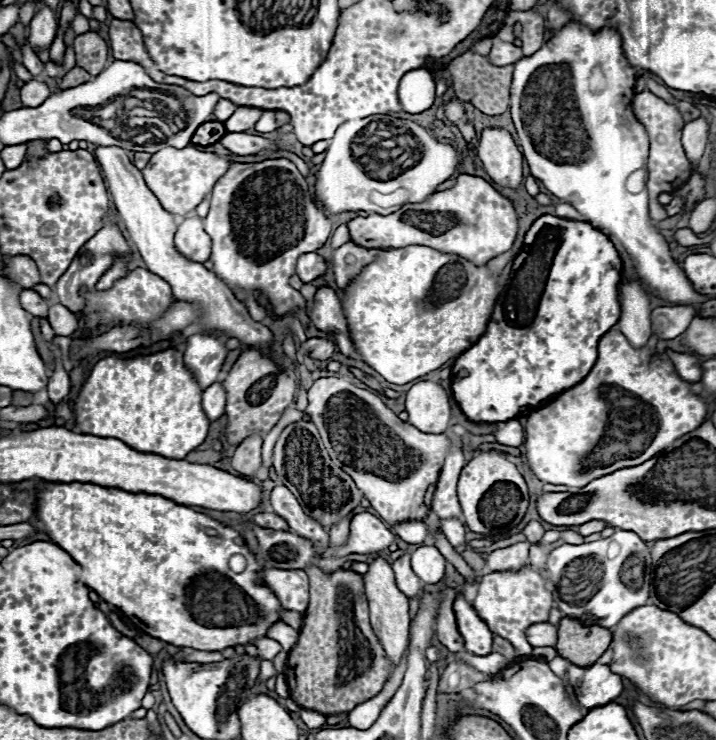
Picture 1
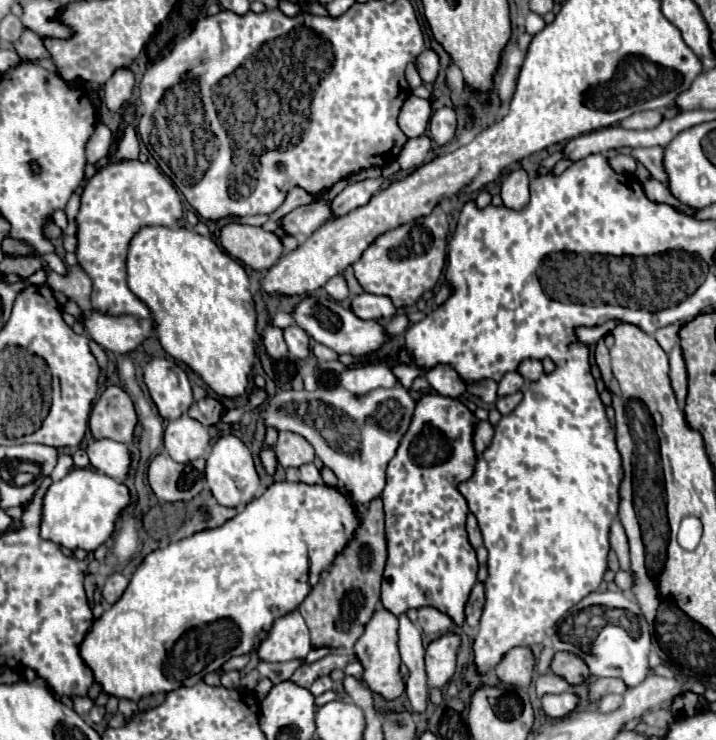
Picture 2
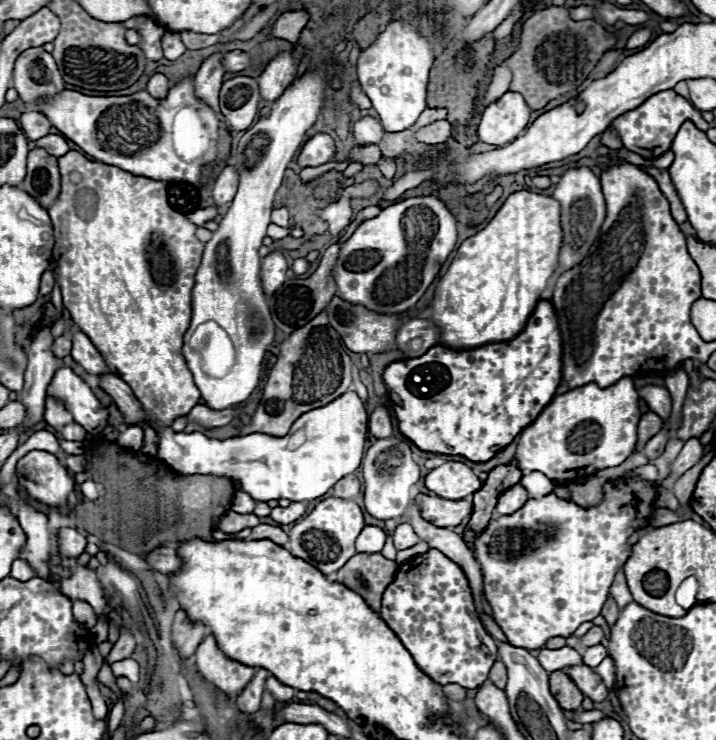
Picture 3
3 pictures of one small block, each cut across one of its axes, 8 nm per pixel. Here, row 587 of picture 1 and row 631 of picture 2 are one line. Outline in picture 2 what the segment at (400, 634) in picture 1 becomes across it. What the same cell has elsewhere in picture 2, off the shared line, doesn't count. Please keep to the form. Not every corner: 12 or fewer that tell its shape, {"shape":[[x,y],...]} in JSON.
{"shape":[[378,608],[352,648],[388,702],[406,690],[398,618]]}

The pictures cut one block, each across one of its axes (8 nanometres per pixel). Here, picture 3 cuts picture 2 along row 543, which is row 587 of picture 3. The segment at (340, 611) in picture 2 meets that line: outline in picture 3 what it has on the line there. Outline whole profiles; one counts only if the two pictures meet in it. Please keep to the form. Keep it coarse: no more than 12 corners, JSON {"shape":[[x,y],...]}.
{"shape":[[356,554],[336,582],[378,612],[398,564],[382,554]]}

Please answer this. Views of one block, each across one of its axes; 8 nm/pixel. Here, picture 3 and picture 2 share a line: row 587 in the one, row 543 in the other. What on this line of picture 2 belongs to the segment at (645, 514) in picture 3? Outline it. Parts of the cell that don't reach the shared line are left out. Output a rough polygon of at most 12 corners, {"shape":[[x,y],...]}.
{"shape":[[572,342],[456,486],[478,672],[600,588],[624,470]]}

